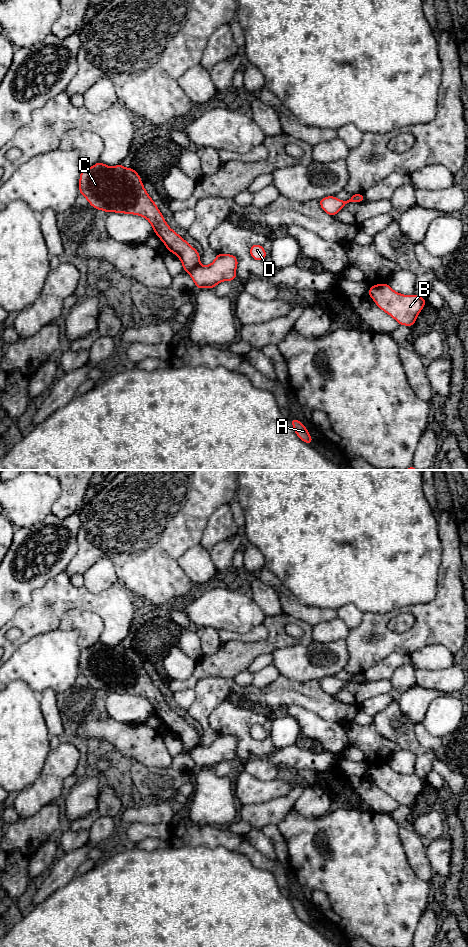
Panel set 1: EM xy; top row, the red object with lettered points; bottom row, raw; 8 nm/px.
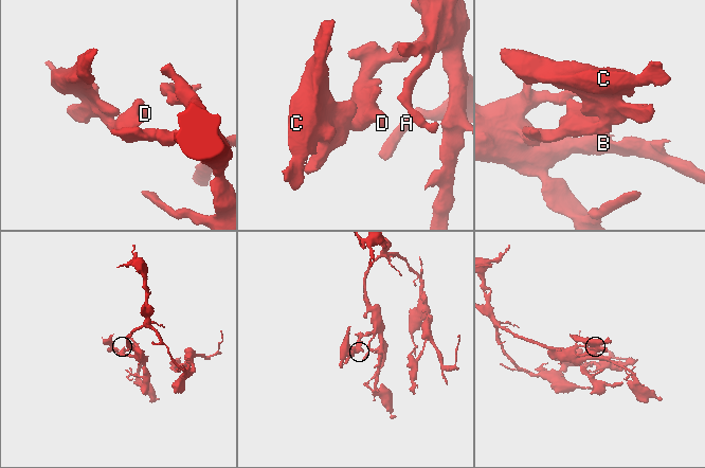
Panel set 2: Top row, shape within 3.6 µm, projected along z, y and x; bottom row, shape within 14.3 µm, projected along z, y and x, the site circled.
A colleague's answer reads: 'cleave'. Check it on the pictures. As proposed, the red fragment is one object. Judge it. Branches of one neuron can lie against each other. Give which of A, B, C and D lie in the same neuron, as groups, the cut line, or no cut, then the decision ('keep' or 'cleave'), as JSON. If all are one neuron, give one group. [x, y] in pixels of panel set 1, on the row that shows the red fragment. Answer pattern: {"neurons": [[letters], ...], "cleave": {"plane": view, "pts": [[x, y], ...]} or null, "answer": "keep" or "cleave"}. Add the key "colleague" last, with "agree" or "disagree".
{"neurons": [["A", "B", "D"], ["C"]], "cleave": {"plane": "xy", "pts": [[198, 263], [188, 272]]}, "answer": "cleave", "colleague": "agree"}

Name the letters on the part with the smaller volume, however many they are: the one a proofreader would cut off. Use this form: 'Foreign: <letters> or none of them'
Foreign: C

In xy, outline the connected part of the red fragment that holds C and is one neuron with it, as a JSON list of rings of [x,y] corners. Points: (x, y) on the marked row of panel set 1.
[[[97,162],[81,170],[79,192],[97,210],[146,218],[167,250],[181,260],[185,272],[199,264],[200,254],[169,227],[134,169]]]

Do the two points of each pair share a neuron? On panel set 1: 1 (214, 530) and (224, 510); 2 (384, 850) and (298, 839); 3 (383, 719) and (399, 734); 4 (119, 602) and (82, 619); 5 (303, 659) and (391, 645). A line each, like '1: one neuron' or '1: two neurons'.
1: one neuron
2: one neuron
3: one neuron
4: two neurons
5: two neurons

